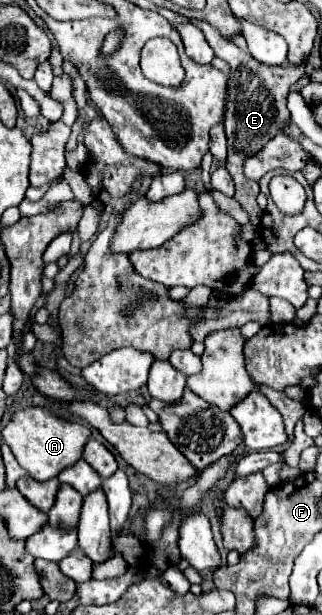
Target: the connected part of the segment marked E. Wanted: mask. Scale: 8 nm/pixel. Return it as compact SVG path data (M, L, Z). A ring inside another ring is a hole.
M193 19L191 23L195 23L205 33L205 39L213 47L215 55L221 57L223 61L227 61L231 67L229 83L227 83L227 111L223 117L227 143L229 143L227 171L235 179L235 189L237 189L235 199L247 211L249 223L259 225L259 219L263 215L263 211L259 209L259 205L255 201L259 195L259 185L255 181L246 179L243 174L243 161L247 157L255 155L255 151L261 151L275 135L279 135L287 127L287 123L291 119L291 113L287 109L287 95L291 91L291 85L297 83L301 75L305 75L305 65L301 65L301 67L267 67L263 63L257 63L247 51L241 51L239 47L235 47L229 39L221 37L219 31L215 31L207 21Z

